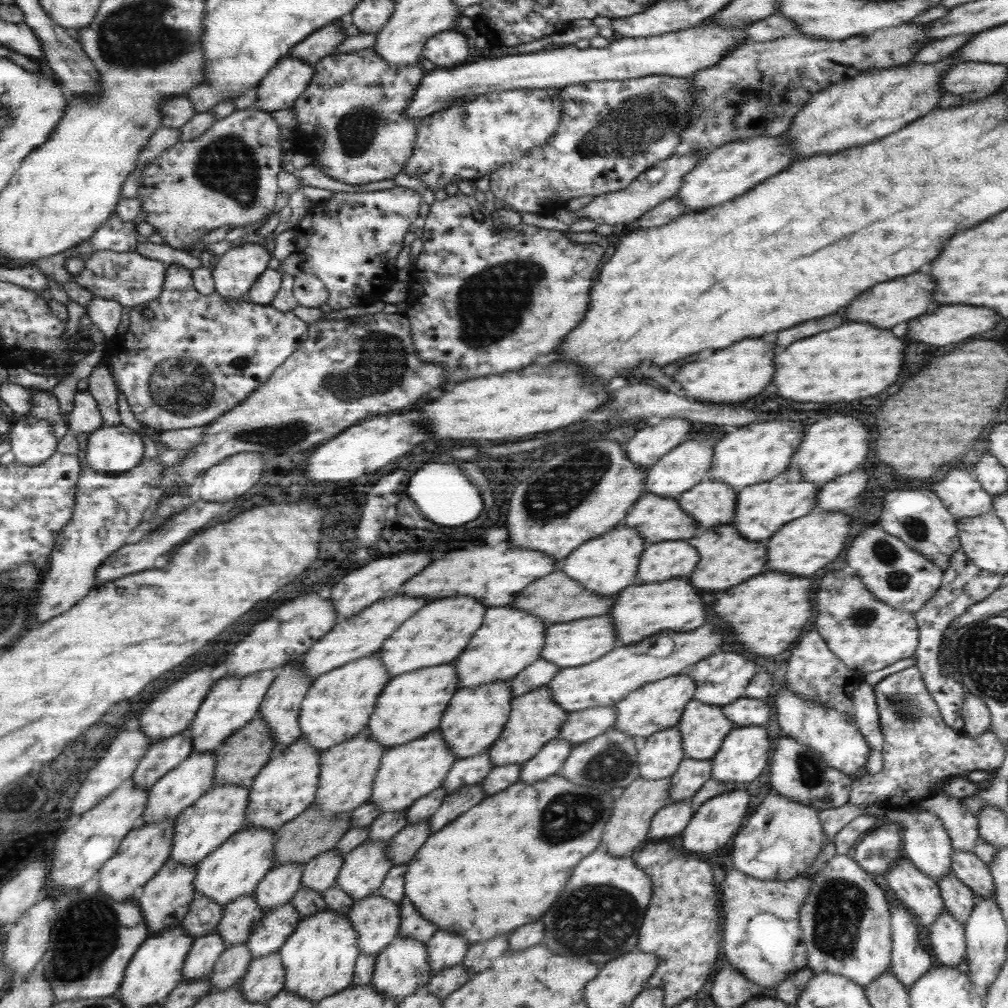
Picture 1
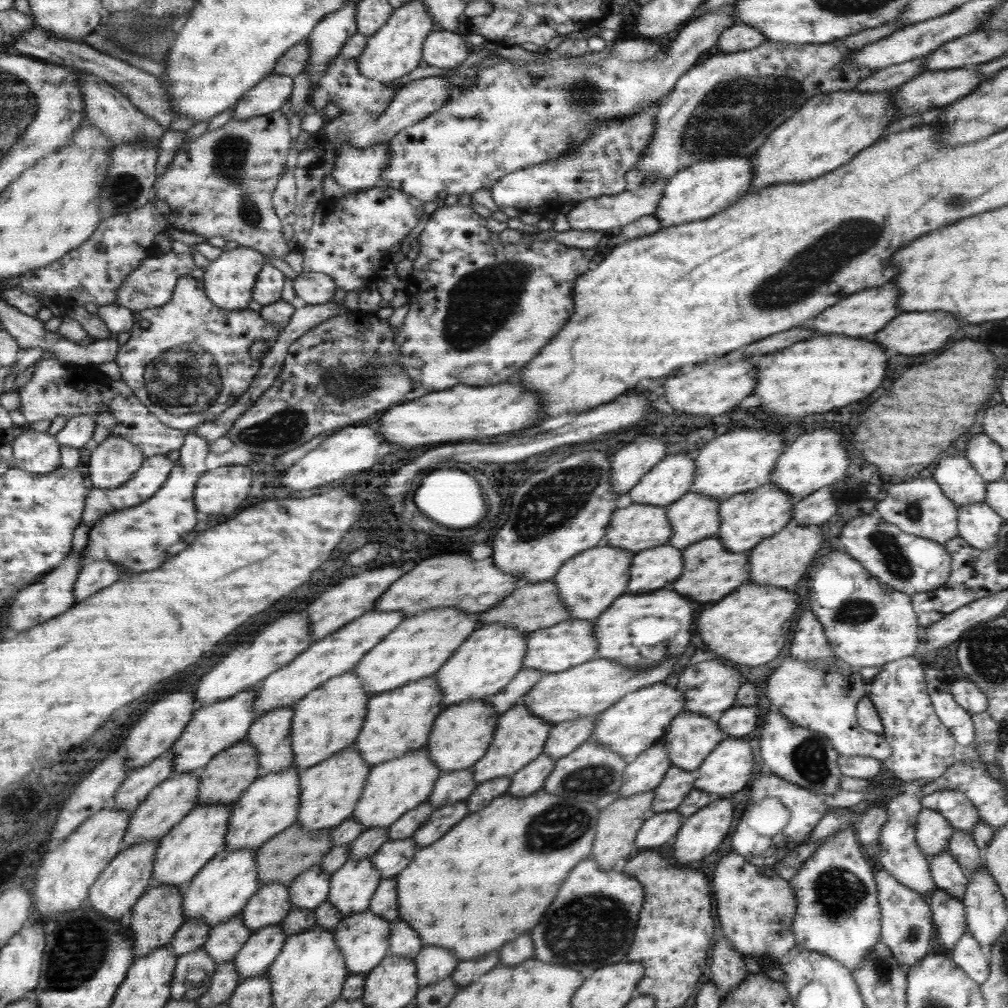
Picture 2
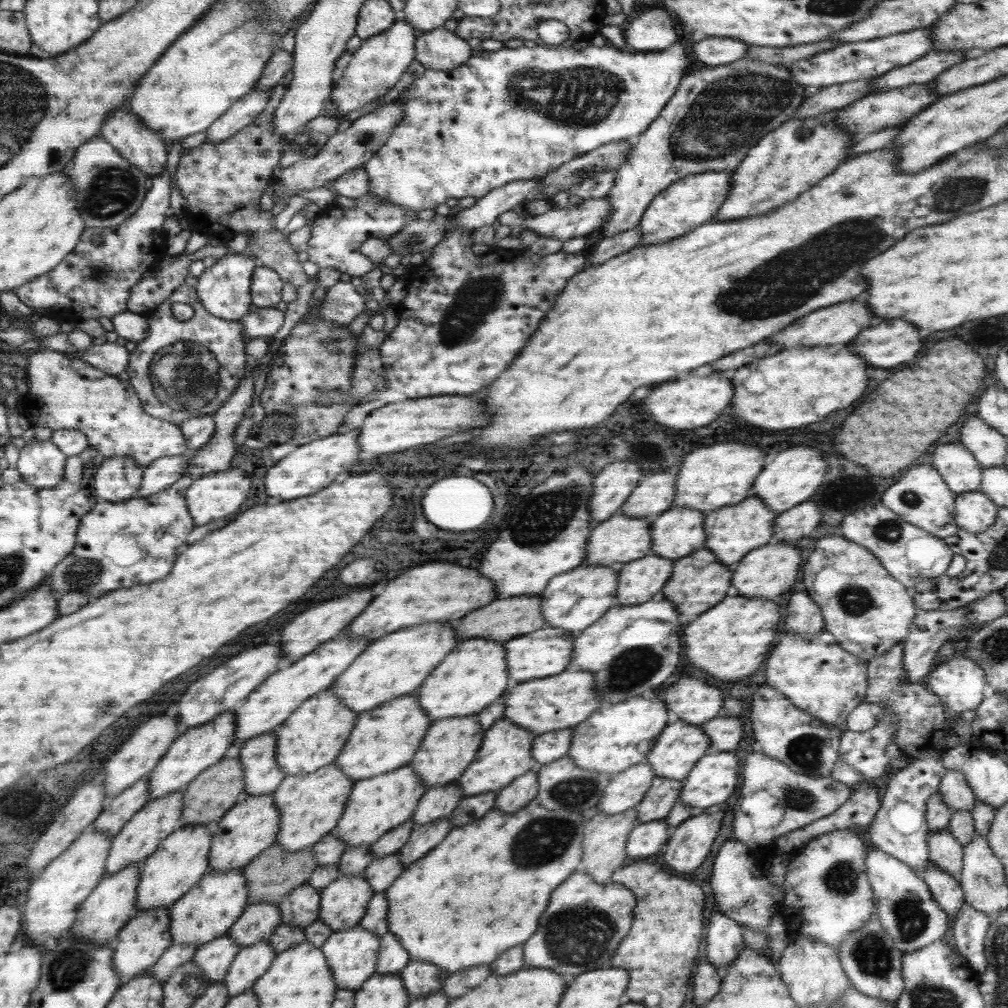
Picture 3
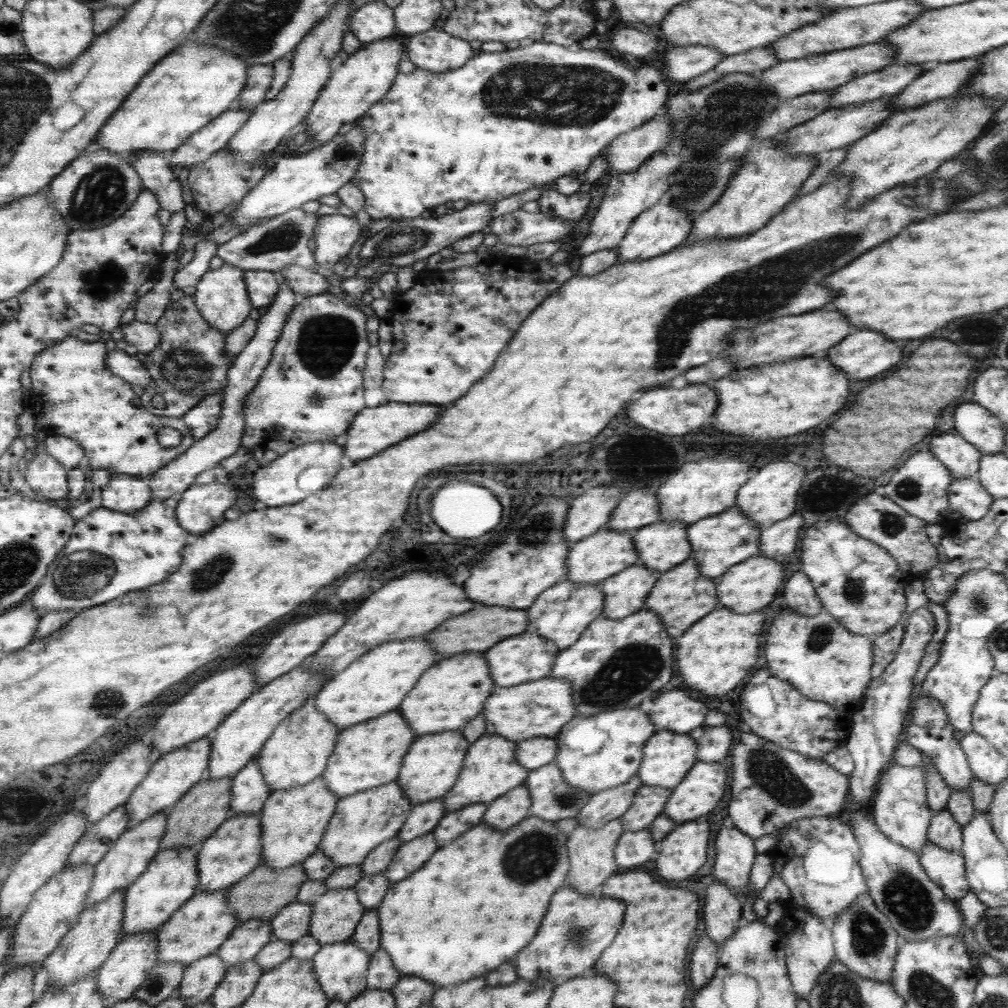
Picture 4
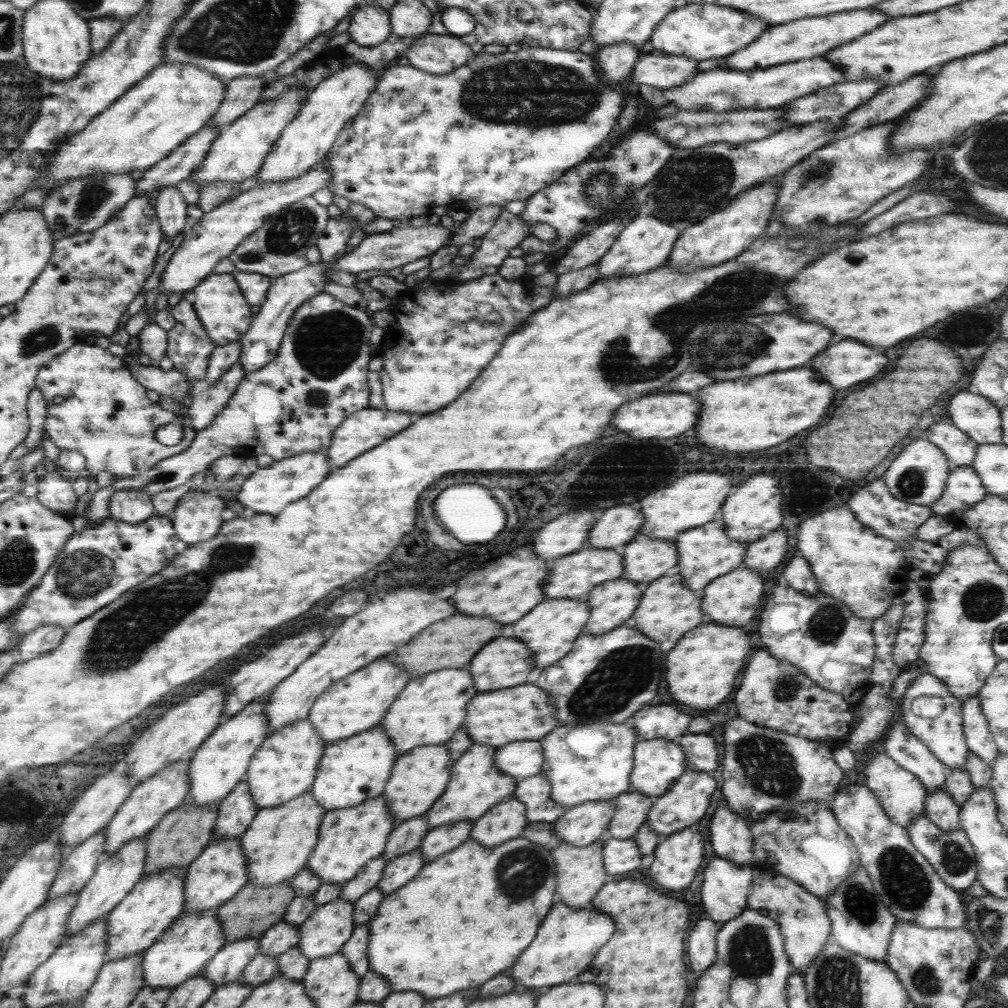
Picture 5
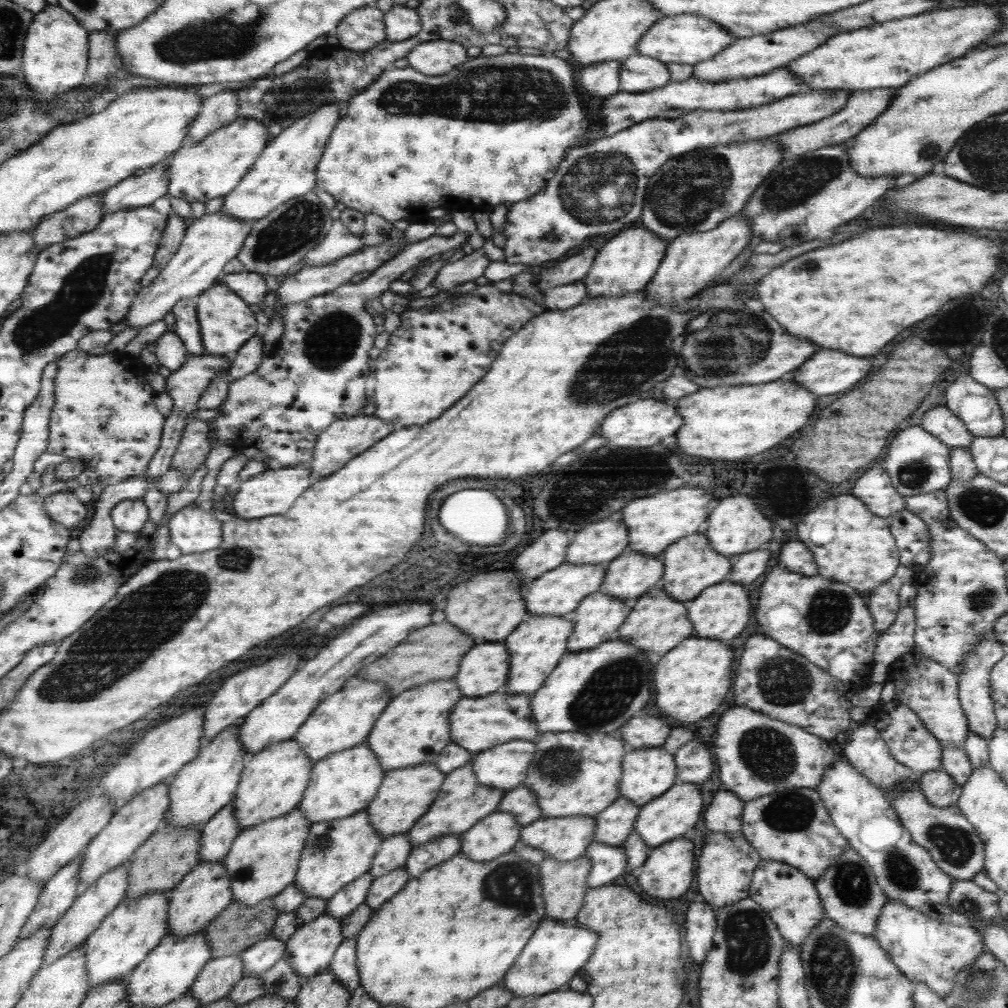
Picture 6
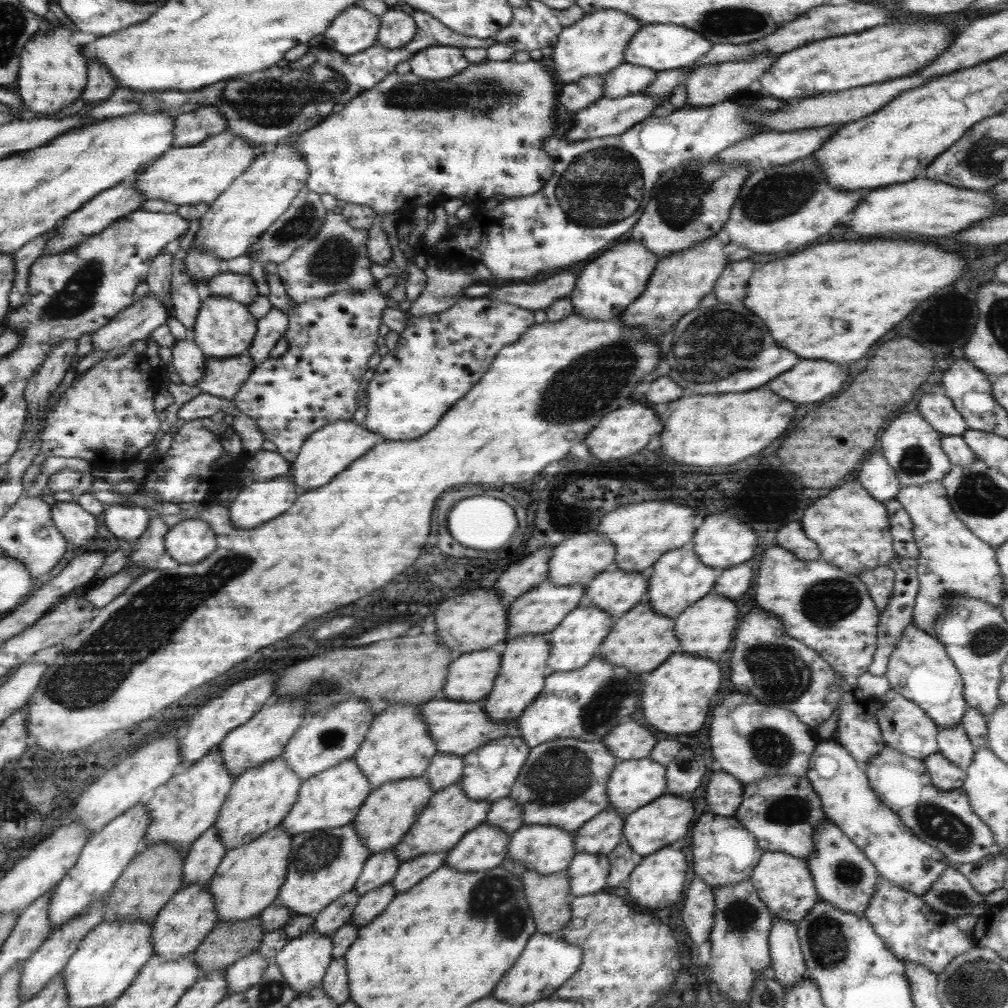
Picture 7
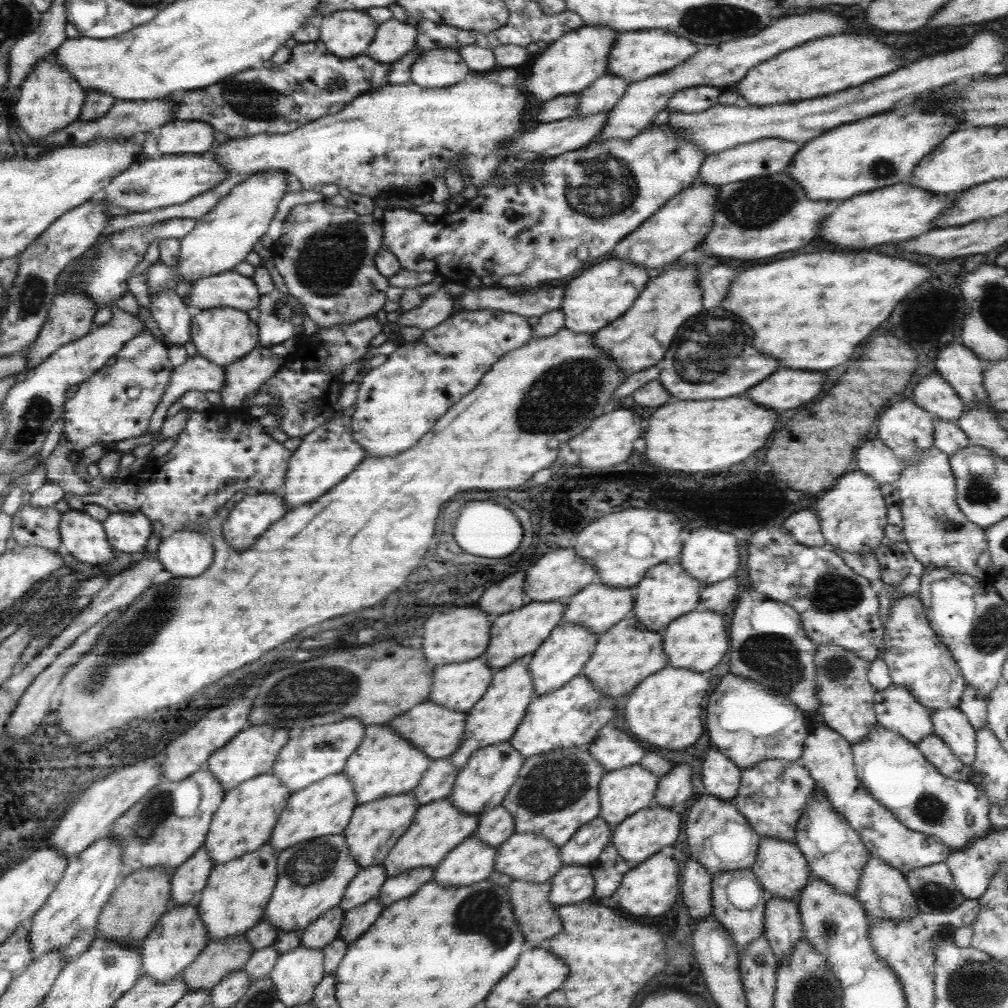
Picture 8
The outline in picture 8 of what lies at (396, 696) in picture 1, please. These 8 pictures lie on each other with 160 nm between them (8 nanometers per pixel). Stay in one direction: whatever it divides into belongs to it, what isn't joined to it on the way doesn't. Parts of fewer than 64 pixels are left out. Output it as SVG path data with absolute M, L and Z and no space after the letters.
M342 772L325 776L289 795L285 808L279 813L271 829L270 840L267 843L279 853L284 848L300 843L302 840L309 840L316 836L341 834L355 807L355 795L347 776Z

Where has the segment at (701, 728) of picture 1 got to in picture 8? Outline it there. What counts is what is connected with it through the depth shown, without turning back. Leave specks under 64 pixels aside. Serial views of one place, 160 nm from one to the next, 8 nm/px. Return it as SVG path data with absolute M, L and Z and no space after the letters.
M639 764L629 765L617 770L604 771L598 784L599 814L603 822L613 827L625 817L653 804L657 778L651 771Z

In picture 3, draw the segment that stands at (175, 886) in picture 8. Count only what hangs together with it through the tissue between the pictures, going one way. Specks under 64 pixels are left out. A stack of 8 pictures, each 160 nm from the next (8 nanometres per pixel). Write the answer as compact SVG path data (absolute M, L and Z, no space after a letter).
M263 733L244 740L233 755L240 762L244 789L249 796L272 793L284 777L275 762L276 734Z

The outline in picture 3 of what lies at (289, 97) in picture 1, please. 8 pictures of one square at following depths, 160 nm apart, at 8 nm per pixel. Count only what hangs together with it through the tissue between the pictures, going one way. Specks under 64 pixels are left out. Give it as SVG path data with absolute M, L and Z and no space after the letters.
M250 90L233 104L205 130L205 143L217 144L247 126L264 108L269 100L270 90Z

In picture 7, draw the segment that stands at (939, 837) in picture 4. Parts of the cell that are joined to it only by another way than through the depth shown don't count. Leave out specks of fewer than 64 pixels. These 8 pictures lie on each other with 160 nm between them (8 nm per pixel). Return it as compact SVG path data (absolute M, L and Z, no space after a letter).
M938 751L926 756L921 761L929 775L930 783L937 790L954 790L955 788L960 788L965 780L965 771L949 762Z

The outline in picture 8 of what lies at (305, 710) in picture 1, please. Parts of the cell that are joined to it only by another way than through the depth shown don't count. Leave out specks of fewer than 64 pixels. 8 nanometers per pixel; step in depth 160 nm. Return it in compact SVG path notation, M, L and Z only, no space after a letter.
M271 772L252 776L251 779L225 791L211 817L205 842L202 844L212 866L239 859L267 843L270 840L271 829L279 813L285 808L289 795L290 792L284 784Z

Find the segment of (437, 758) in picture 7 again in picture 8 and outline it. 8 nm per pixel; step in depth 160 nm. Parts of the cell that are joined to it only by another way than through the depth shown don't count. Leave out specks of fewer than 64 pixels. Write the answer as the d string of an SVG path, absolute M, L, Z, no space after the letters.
M430 759L427 770L411 791L418 806L447 797L457 773L449 759Z

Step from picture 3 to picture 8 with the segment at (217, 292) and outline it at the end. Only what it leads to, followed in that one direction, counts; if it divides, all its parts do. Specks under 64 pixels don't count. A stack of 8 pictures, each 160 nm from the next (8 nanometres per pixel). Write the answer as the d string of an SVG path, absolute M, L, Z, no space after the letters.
M217 307L205 310L190 310L190 333L188 340L193 342L196 352L209 362L224 367L245 356L258 344L256 322L249 320L245 312L236 308Z

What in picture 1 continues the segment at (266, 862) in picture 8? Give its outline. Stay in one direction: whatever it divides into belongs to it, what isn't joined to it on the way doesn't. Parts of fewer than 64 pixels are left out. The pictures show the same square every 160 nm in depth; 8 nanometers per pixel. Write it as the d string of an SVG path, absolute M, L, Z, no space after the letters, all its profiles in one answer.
M365 731L358 732L355 736L321 751L318 760L317 790L313 804L317 805L325 816L329 816L340 812L349 813L361 803L367 802L384 751L385 748Z

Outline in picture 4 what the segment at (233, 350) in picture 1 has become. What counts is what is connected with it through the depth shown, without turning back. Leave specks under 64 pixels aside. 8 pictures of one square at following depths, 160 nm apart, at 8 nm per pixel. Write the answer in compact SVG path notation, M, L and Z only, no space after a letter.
M175 293L172 295L168 305L166 305L164 308L163 314L161 314L161 316L157 319L157 322L154 322L153 325L159 333L159 342L153 347L152 351L140 356L141 363L145 367L145 370L147 370L147 375L149 375L149 377L151 377L151 381L153 381L153 386L151 386L151 388L138 389L138 398L140 399L141 407L143 407L143 409L149 413L153 413L159 417L180 418L185 414L185 412L189 411L189 408L195 407L195 405L197 405L197 403L203 399L203 396L213 395L213 393L217 393L219 389L223 389L223 387L225 387L226 373L230 365L230 360L224 353L225 334L219 332L217 329L214 329L210 324L207 324L205 319L196 309L192 297L189 295L183 295L181 293Z

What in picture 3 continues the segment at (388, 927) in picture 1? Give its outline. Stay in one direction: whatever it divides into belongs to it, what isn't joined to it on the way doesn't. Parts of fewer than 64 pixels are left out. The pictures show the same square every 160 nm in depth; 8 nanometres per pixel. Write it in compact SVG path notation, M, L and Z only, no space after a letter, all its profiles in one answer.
M361 926L347 928L343 932L332 932L321 944L320 949L332 974L336 988L355 991L376 972L376 960L380 937L369 934Z

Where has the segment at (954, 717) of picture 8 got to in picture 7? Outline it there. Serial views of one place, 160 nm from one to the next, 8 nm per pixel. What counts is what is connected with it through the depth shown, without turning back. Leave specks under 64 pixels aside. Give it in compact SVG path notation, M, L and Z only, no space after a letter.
M961 724L937 728L936 745L940 752L949 762L964 770L969 766L975 749L970 743Z

